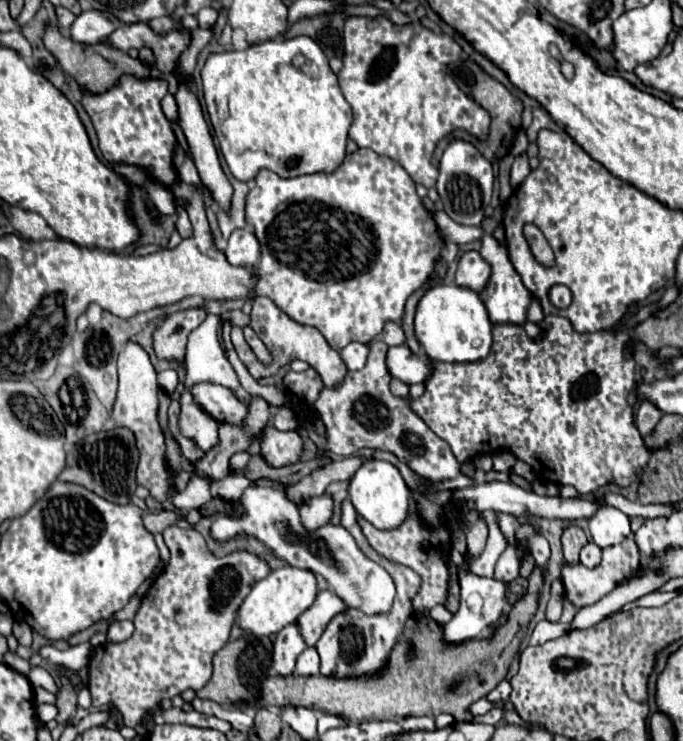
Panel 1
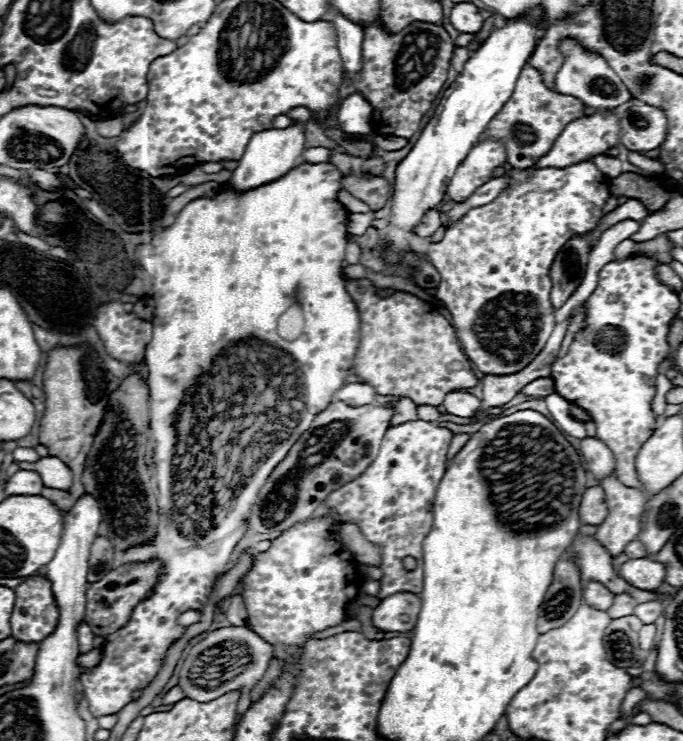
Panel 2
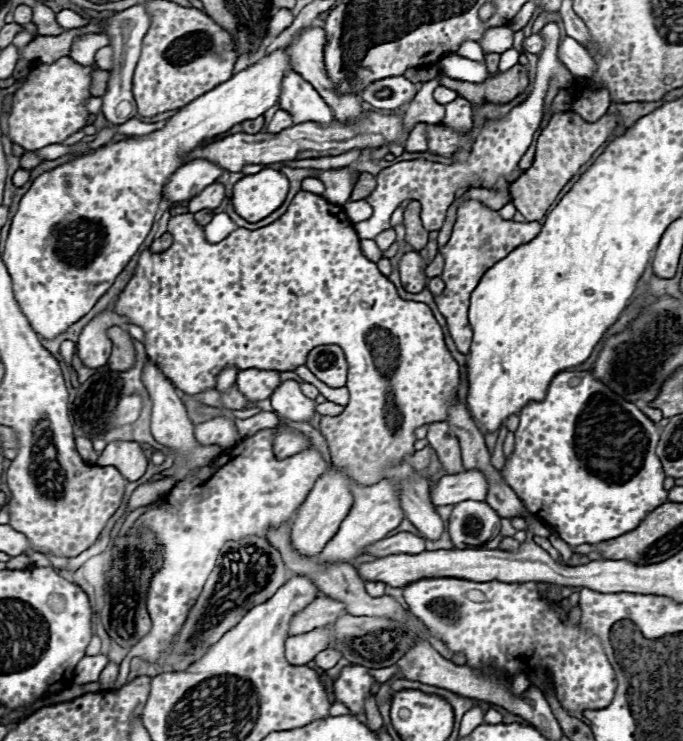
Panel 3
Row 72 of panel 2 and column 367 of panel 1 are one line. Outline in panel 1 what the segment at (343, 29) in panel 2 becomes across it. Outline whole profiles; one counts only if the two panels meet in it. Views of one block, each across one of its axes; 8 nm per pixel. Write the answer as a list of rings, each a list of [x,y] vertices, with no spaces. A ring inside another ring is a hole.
[[[350,342],[346,348],[340,350],[340,358],[344,360],[348,370],[360,370],[368,358],[368,346],[360,342]]]

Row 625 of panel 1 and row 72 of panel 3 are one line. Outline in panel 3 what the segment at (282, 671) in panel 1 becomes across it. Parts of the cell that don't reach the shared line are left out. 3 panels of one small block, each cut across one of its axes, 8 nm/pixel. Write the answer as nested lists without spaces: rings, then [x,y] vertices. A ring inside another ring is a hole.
[[[294,70],[284,76],[282,94],[278,102],[280,108],[294,118],[294,124],[318,122],[320,126],[326,126],[326,122],[334,120],[330,106],[326,106],[322,96]]]

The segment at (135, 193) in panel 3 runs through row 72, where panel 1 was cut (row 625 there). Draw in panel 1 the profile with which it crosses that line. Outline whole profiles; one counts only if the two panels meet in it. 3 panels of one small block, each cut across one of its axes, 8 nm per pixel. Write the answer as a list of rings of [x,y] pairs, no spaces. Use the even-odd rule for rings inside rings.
[[[284,566],[284,568],[272,570],[264,580],[254,584],[252,592],[238,606],[236,624],[248,636],[278,634],[284,626],[296,622],[298,616],[306,608],[310,608],[316,594],[318,594],[318,586],[316,586],[316,578],[310,570],[302,570],[302,568],[294,568],[294,566]]]

